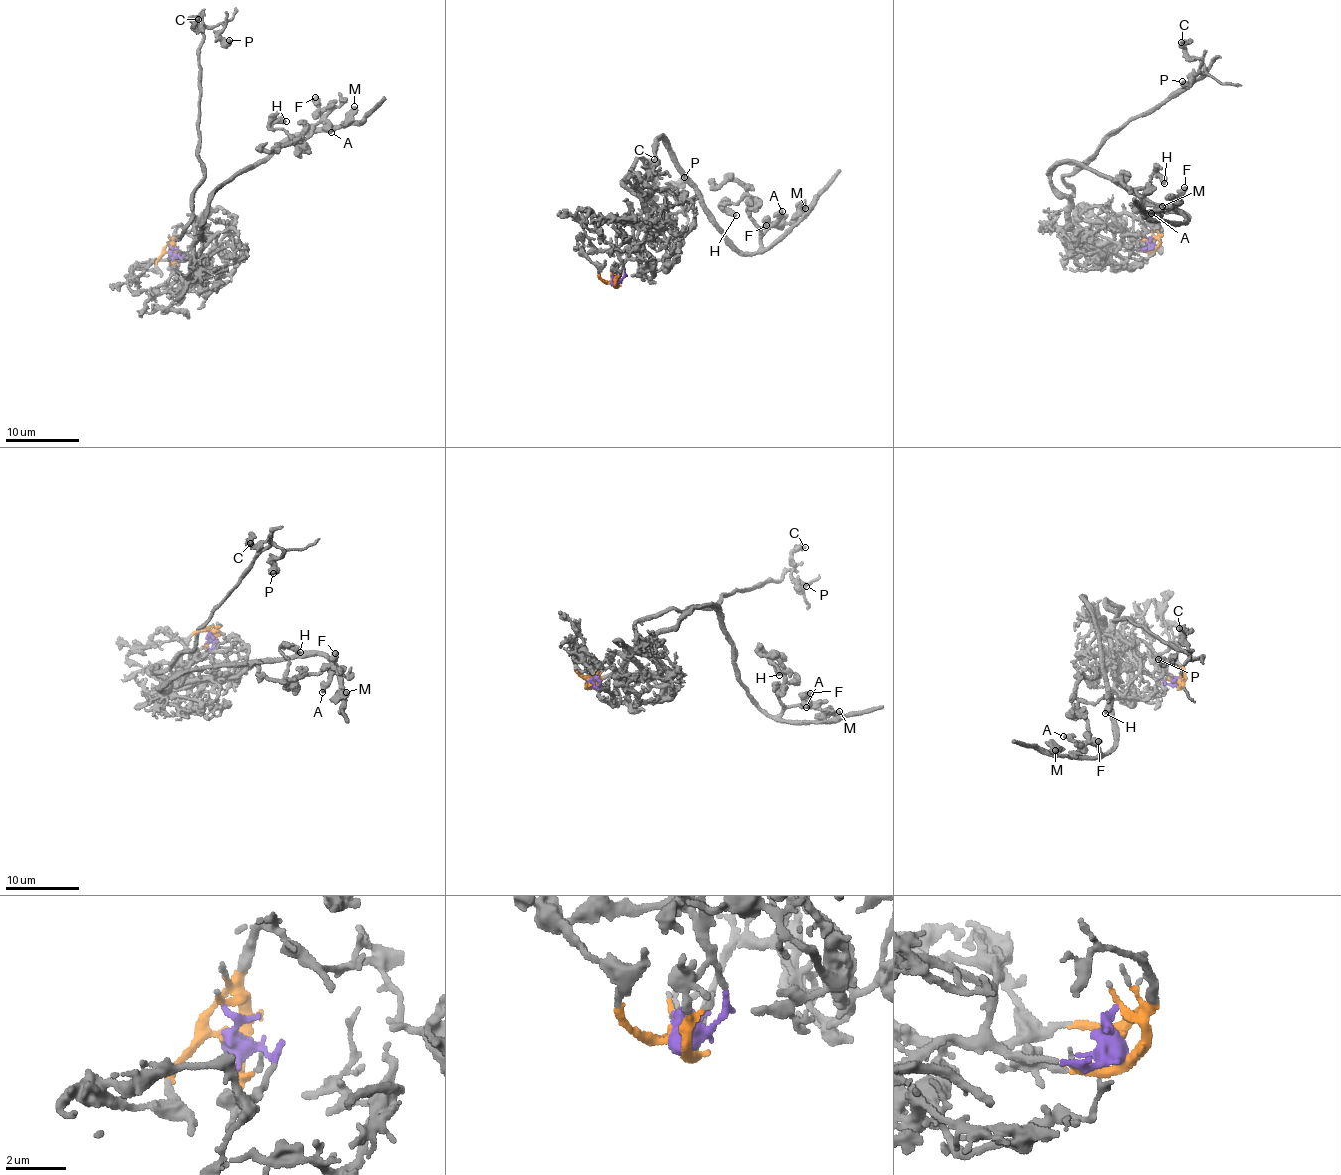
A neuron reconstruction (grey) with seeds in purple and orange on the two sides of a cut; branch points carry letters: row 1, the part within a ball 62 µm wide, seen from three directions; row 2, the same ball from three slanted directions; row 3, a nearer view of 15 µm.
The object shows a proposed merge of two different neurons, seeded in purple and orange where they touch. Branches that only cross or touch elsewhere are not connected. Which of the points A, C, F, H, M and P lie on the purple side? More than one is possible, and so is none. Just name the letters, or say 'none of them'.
A, F, H, M

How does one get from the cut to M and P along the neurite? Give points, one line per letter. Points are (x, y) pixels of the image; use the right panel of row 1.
M: (1153, 243), (1127, 247), (1101, 223), (1070, 229), (1051, 168), (1093, 169), (1185, 225), (1157, 216), (1162, 206)
P: (1153, 243), (1158, 223), (1133, 232), (1081, 219), (1063, 175), (1205, 72), (1183, 81)

